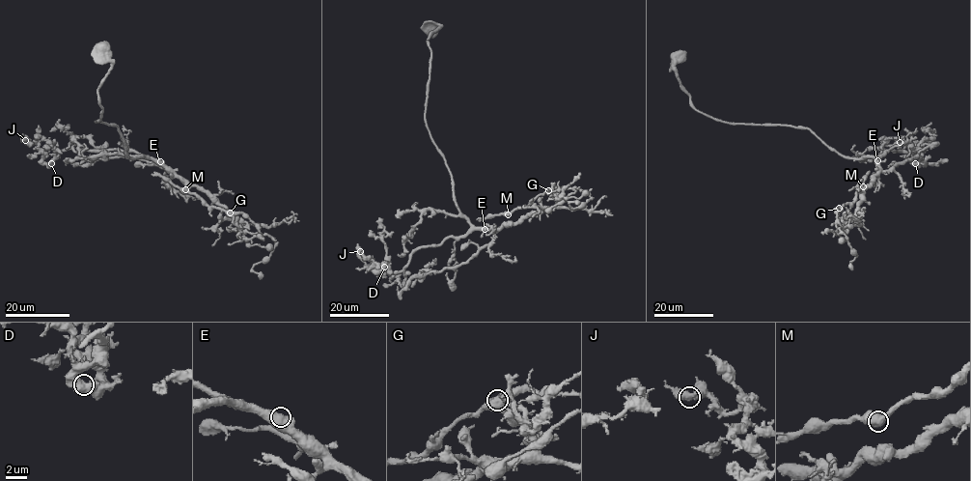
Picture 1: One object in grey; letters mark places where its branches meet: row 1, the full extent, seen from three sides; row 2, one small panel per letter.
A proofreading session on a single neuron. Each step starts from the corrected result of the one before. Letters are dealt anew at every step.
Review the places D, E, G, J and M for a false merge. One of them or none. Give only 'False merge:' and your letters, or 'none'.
False merge: G

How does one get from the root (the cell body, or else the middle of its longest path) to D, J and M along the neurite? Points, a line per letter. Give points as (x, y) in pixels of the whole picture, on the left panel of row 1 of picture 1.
D: (102, 48), (111, 70), (96, 122), (117, 127), (129, 157), (146, 156), (64, 149), (51, 163)
J: (102, 48), (111, 70), (96, 122), (117, 127), (129, 157), (146, 156), (64, 149), (50, 163), (25, 140)
M: (102, 48), (111, 70), (96, 122), (117, 127), (129, 157), (160, 160), (240, 226), (185, 189)

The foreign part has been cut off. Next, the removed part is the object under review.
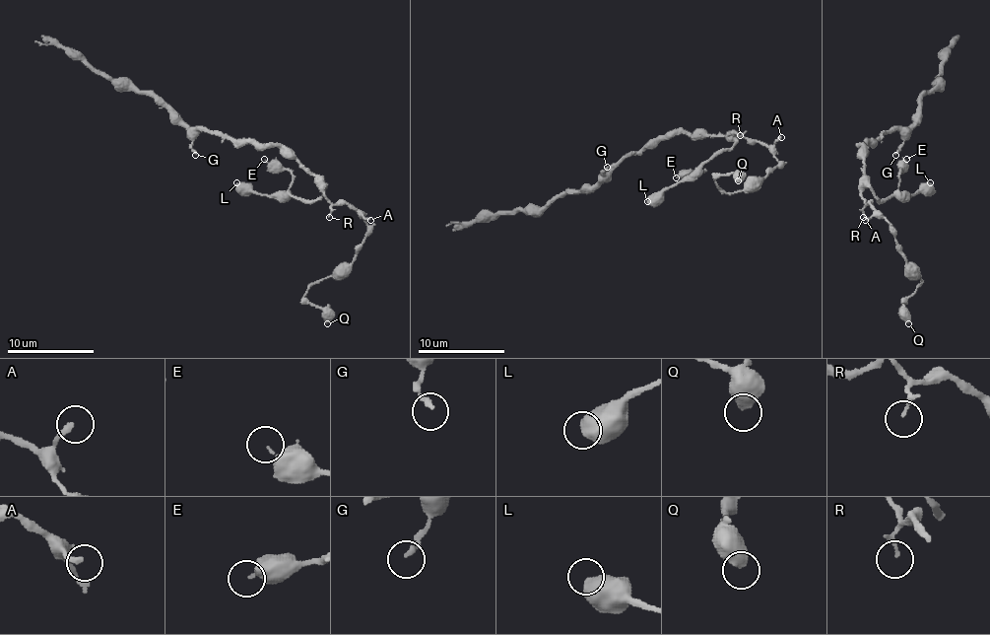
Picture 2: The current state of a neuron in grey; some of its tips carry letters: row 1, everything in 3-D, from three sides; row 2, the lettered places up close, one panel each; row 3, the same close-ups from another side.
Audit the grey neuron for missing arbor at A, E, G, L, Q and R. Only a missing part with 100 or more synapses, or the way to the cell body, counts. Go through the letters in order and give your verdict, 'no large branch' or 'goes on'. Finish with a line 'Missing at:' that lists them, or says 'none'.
A: no large branch
E: no large branch
G: no large branch
L: no large branch
Q: no large branch
R: no large branch
Missing at: none

